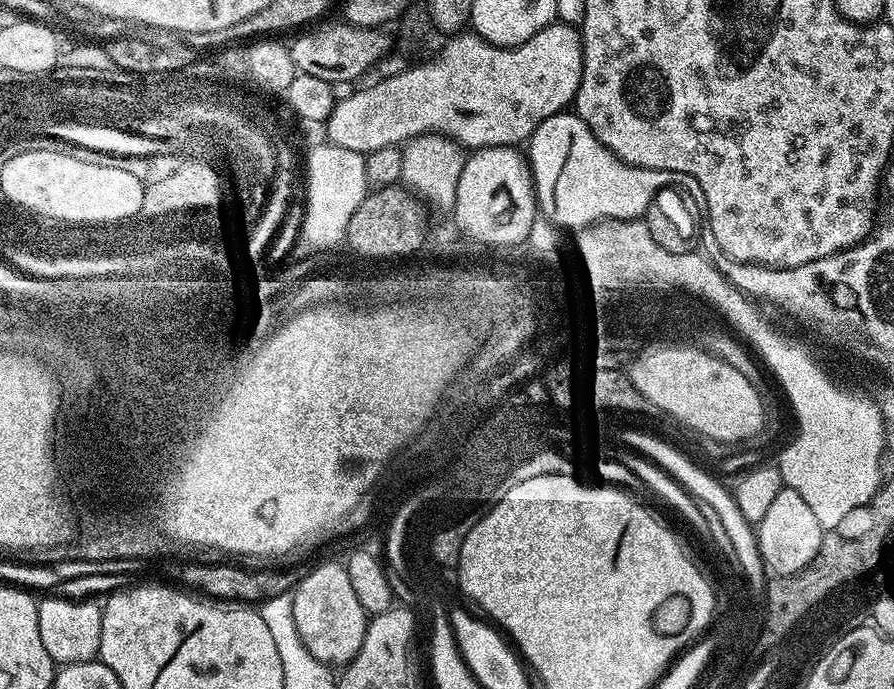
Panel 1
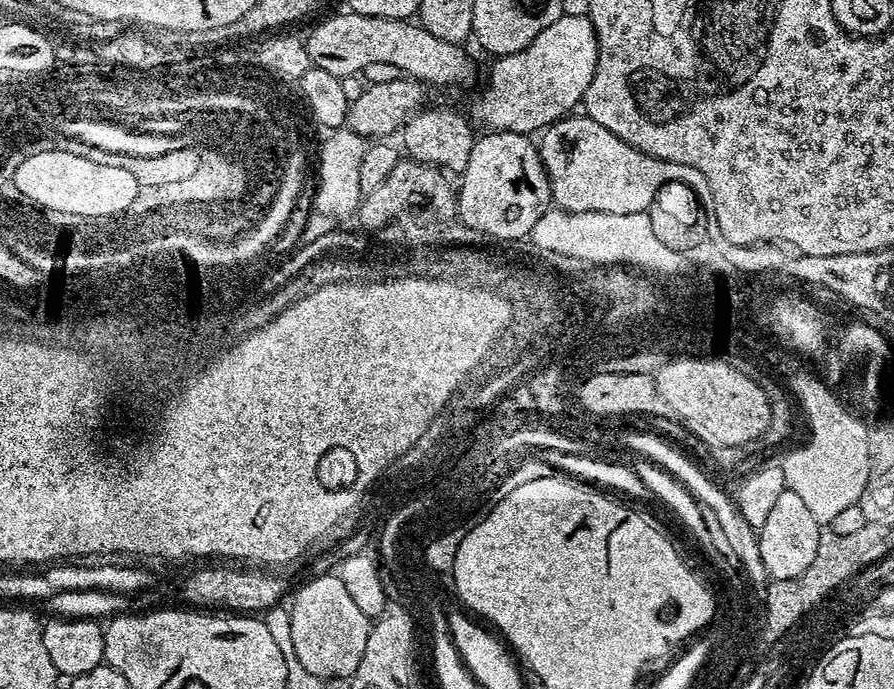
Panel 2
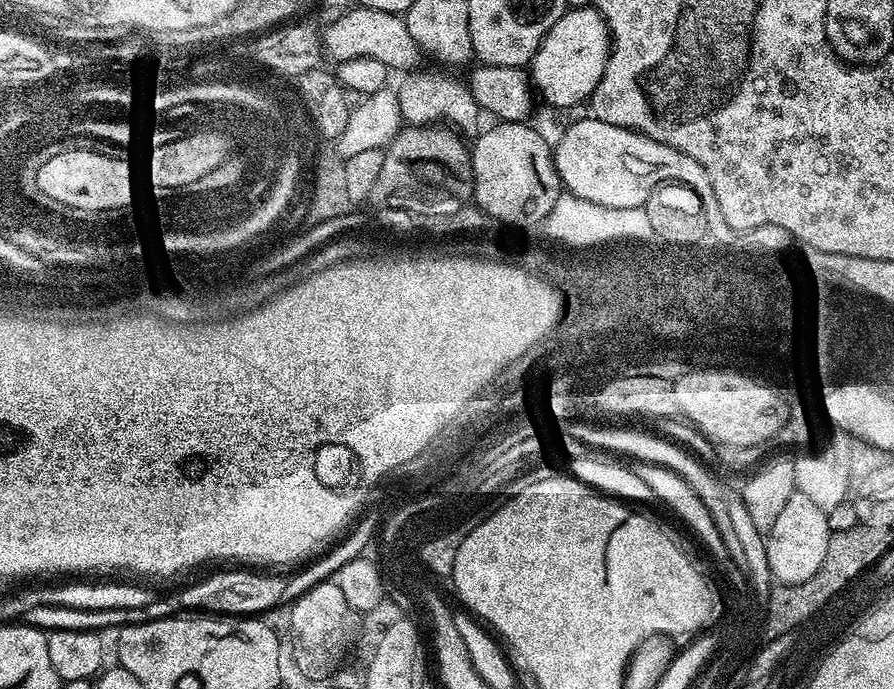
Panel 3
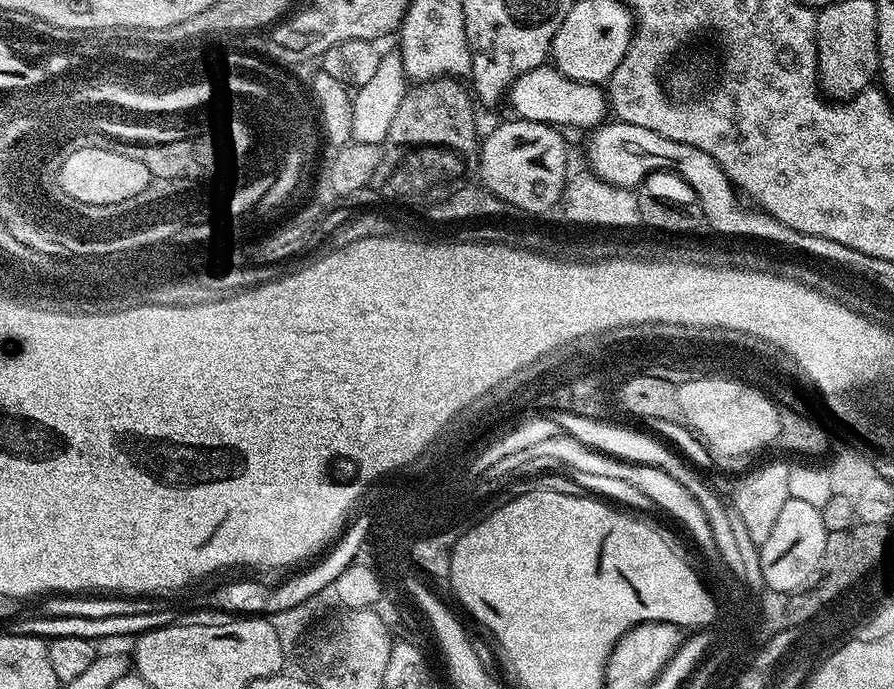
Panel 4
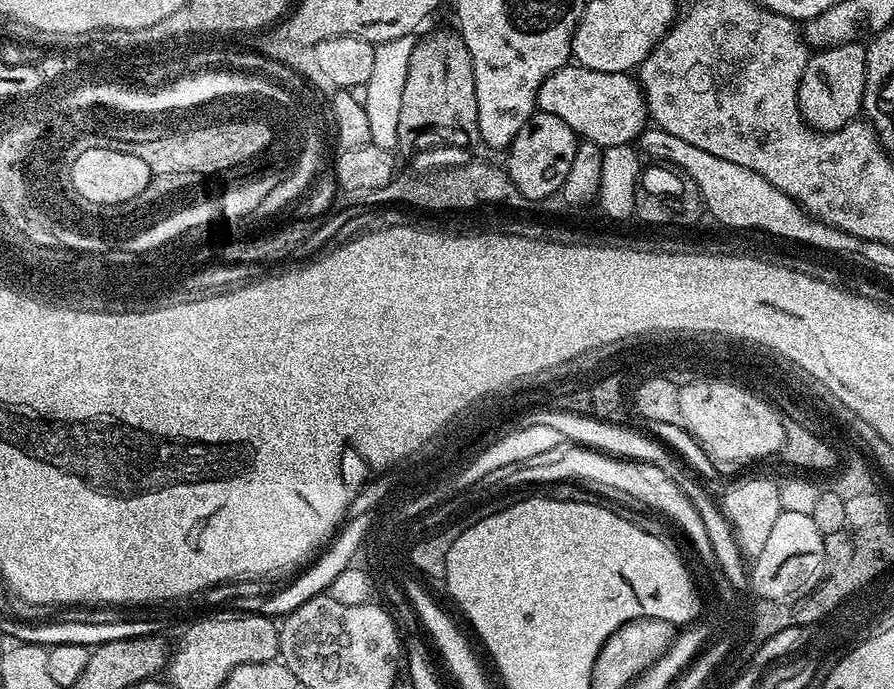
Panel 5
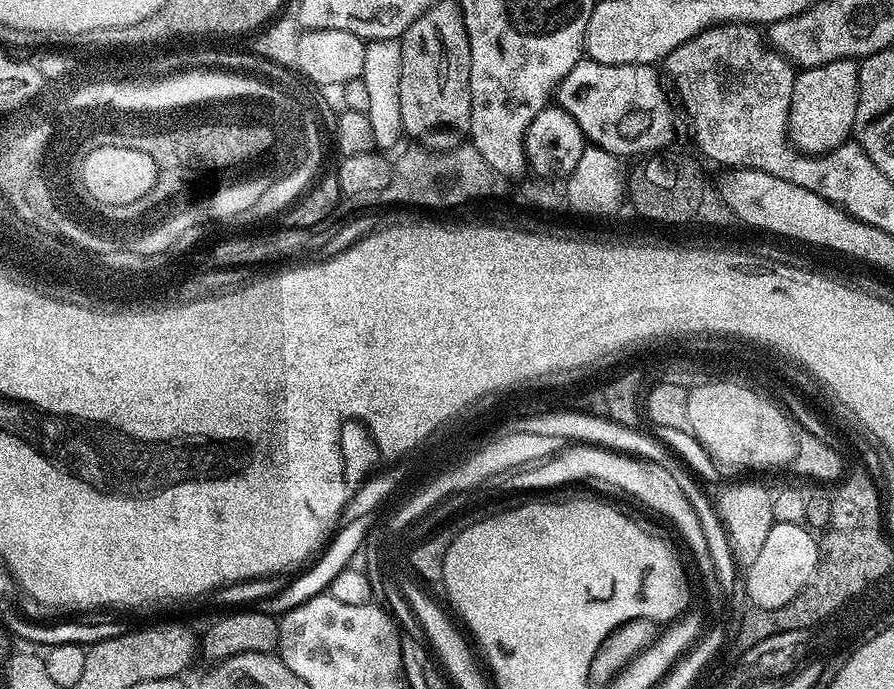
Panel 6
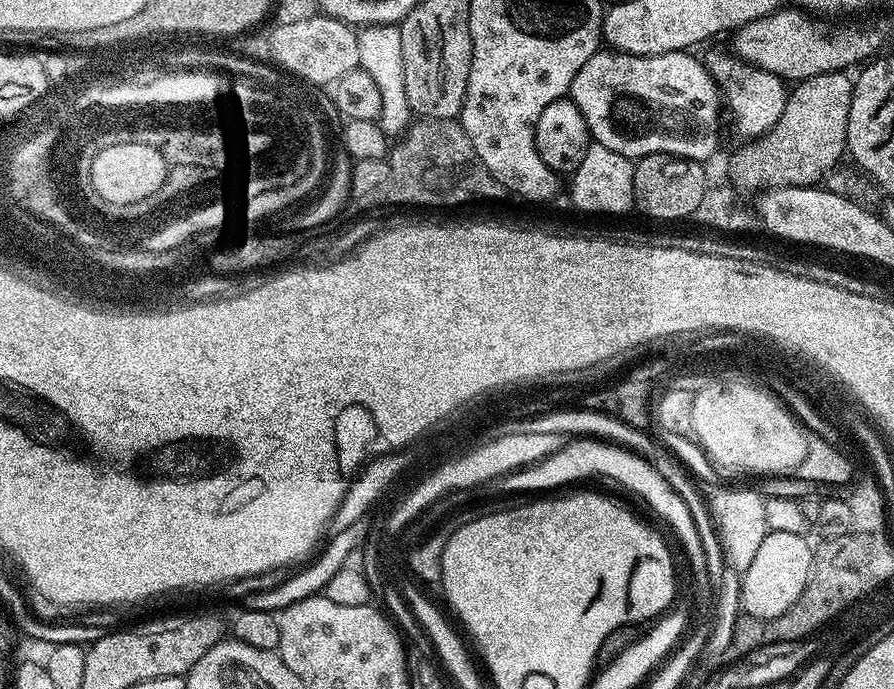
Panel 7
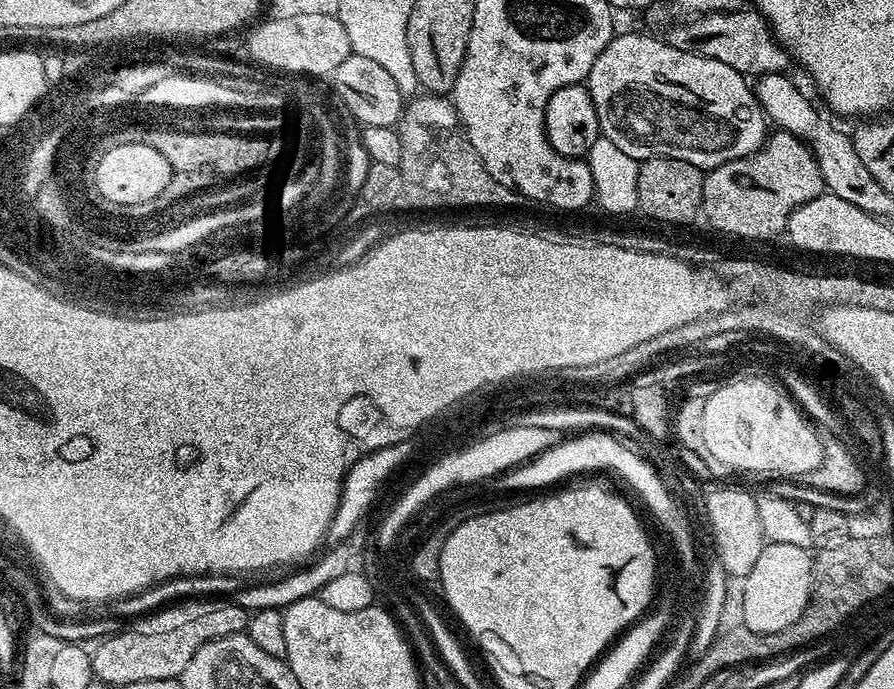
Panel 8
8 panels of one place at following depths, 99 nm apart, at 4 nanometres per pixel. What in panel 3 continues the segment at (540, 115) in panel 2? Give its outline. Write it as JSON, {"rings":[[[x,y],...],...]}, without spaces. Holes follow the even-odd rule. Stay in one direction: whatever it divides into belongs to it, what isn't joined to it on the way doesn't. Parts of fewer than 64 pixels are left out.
{"rings":[[[568,8],[554,22],[530,61],[530,80],[535,91],[556,108],[572,108],[591,97],[606,70],[610,37],[608,24],[595,8]]]}

